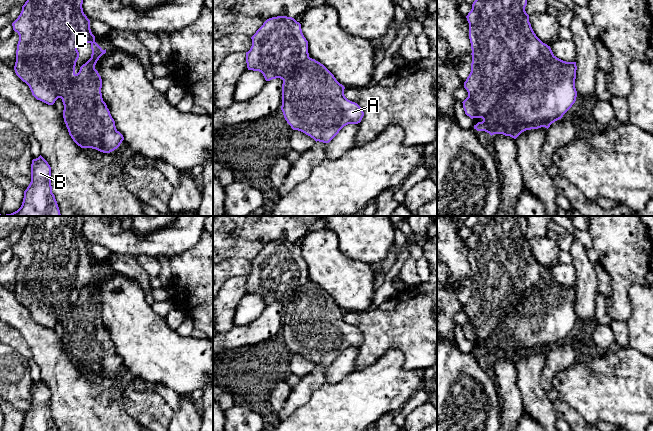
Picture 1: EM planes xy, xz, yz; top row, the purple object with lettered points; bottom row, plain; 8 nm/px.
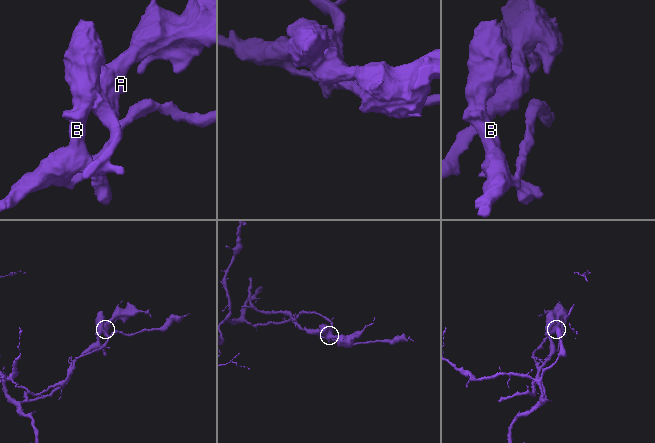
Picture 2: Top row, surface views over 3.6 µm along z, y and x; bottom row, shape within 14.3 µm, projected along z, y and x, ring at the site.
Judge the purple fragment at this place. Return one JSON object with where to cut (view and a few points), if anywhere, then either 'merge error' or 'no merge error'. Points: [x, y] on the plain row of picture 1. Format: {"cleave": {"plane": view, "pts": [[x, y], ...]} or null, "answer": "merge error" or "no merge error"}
{"cleave": {"plane": "yz", "pts": [[553, 278], [547, 278], [526, 288], [476, 350]]}, "answer": "merge error"}

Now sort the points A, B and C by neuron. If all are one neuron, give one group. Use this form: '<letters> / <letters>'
A / B C

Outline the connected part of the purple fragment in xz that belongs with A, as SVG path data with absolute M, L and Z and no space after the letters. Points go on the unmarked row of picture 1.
M310 281L296 288L295 294L285 300L282 308L284 342L293 354L298 354L316 366L329 367L348 348L361 346L361 331L344 319L345 311L320 286Z

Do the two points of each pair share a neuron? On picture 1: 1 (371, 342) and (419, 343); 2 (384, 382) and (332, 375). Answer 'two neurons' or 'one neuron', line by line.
1: one neuron
2: two neurons

